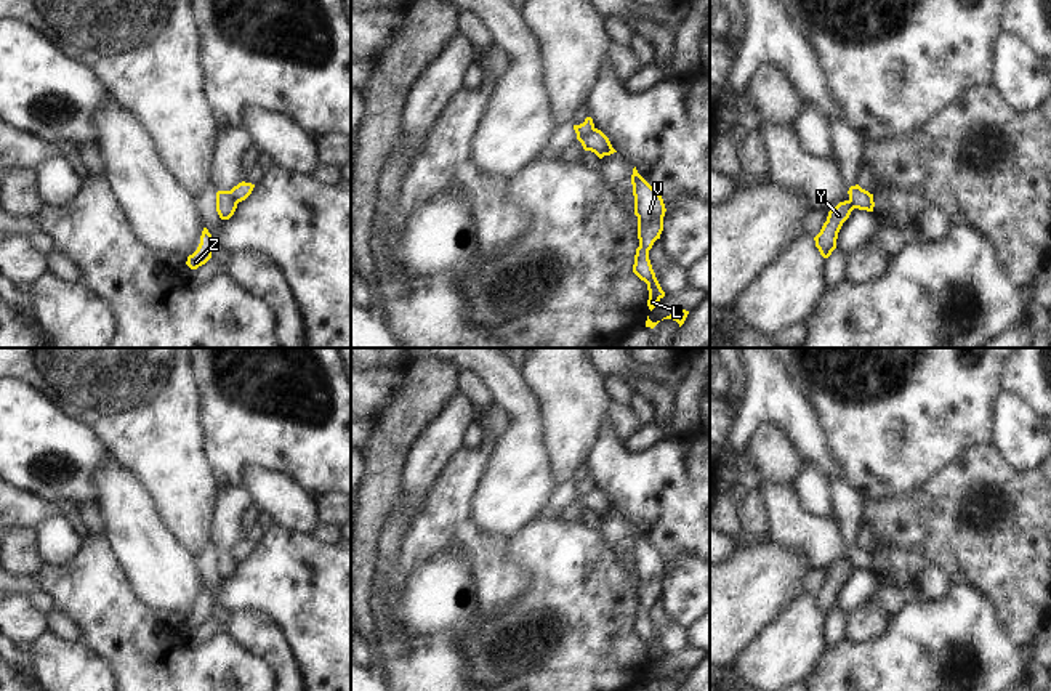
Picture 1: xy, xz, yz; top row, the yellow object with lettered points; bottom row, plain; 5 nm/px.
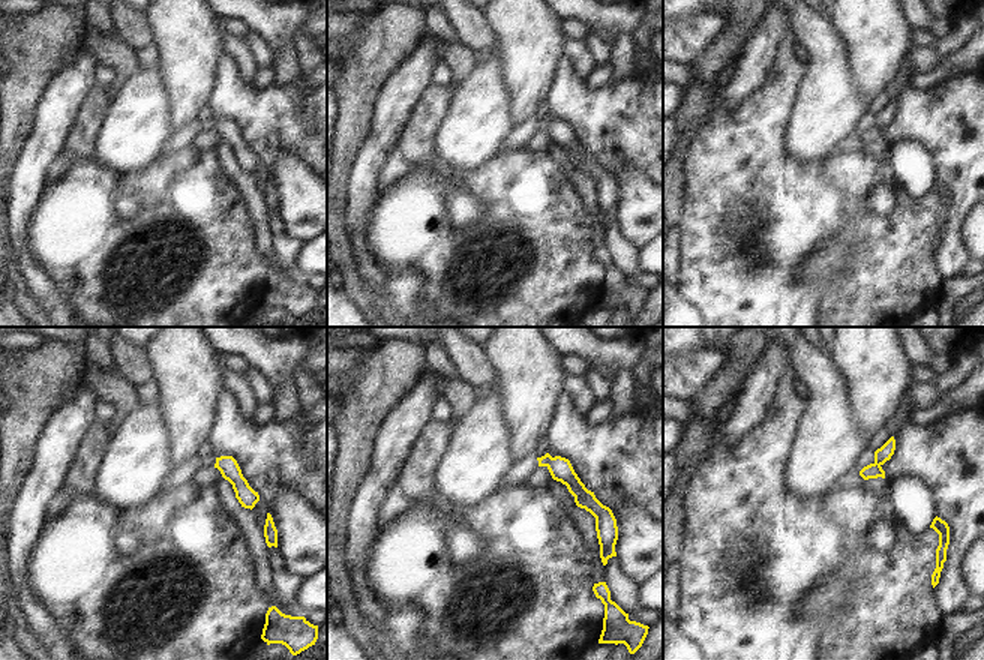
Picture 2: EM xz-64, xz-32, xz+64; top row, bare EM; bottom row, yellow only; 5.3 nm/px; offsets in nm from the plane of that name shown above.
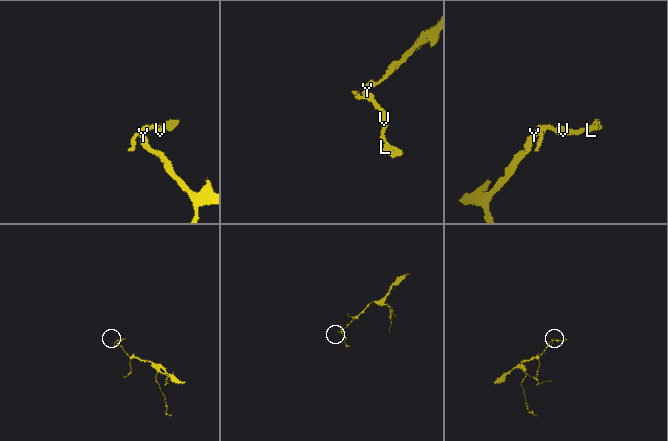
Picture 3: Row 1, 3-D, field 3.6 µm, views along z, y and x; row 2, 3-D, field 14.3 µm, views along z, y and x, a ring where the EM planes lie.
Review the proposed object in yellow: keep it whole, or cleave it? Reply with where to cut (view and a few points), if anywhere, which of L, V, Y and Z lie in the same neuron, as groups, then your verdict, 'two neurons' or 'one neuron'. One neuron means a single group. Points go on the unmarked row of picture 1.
cut xz (595, 488), (579, 499); groups L V Z / Y; two neurons

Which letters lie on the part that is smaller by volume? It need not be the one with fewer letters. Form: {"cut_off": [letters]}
{"cut_off": ["L", "V", "Z"]}

